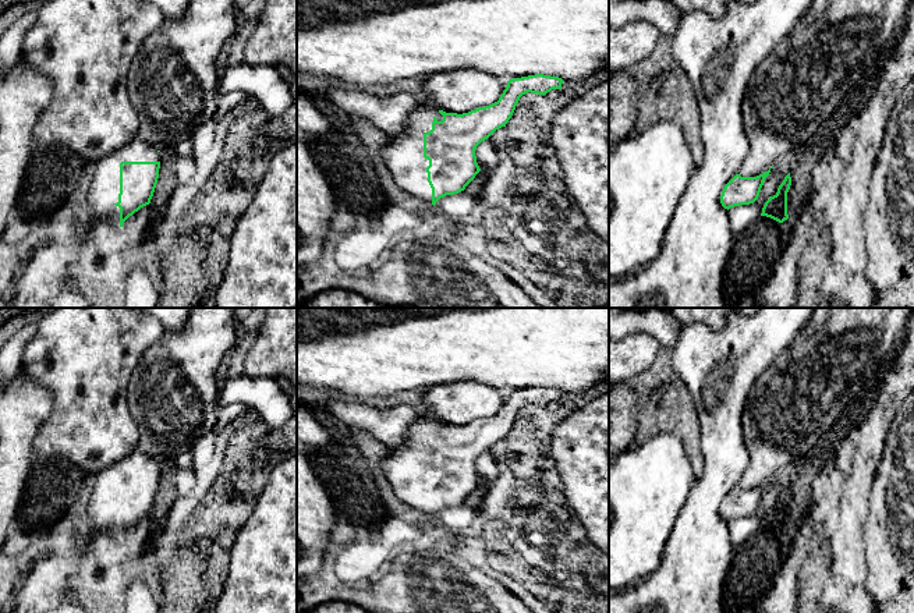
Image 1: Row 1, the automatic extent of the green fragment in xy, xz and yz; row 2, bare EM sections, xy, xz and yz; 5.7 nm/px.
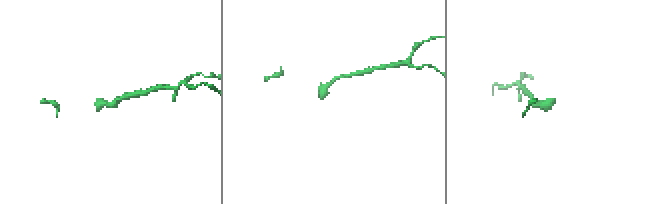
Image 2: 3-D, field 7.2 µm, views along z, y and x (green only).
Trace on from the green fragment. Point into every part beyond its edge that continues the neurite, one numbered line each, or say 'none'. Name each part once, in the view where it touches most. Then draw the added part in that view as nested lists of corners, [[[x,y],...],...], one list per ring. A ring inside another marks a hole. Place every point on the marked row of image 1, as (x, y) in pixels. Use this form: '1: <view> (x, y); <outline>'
1: xz (403, 155); [[[418,100],[407,121],[407,131],[401,137],[389,138],[382,148],[382,157],[396,184],[405,192],[432,205],[432,188],[428,183],[424,157],[424,134],[432,130],[433,120],[442,121],[439,109],[426,100]]]

